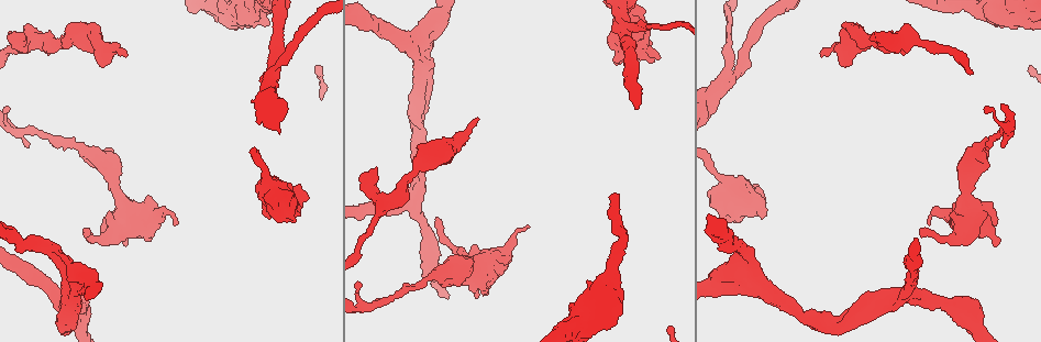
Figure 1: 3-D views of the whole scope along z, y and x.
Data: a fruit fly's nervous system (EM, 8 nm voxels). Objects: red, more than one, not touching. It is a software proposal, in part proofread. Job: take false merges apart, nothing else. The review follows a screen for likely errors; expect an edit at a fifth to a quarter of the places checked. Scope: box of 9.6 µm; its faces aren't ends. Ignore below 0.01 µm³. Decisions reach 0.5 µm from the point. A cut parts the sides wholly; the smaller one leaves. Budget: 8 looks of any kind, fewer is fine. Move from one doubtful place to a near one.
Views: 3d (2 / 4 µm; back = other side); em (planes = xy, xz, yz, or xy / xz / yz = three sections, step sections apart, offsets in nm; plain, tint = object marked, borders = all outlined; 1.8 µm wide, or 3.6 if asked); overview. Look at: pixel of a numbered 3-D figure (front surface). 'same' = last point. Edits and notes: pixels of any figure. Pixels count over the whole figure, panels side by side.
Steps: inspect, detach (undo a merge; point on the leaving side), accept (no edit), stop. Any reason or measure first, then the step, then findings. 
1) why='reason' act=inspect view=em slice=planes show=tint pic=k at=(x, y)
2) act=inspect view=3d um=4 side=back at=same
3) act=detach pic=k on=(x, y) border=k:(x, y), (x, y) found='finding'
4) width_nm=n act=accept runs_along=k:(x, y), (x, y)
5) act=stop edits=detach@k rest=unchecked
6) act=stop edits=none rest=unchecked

why='a fork' act=inspect view=3d um=2 side=back pic=1 at=(444, 150)

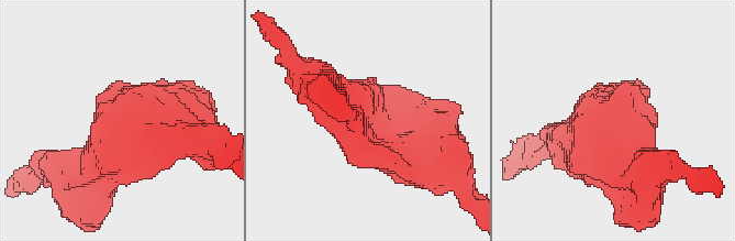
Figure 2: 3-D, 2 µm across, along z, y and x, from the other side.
act=inspect view=em slice=planes show=borders pic=2 at=(127, 116)

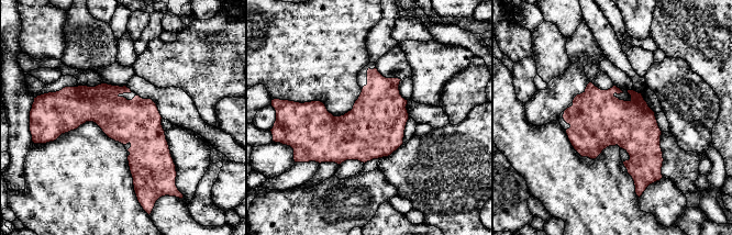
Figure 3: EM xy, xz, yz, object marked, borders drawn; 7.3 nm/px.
width_nm=360 act=accept found='continuous, no second cell'

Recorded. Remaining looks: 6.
why='thick turns thin' act=inspect view=3d um=4 pic=1 at=(909, 39)

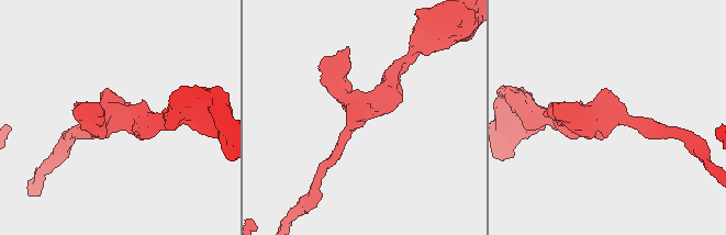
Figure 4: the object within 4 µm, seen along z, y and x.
arms=3 arm_widths_nm=200,320,380 why='now the EM' act=inspect view=em slice=xz step=4 show=tint pic=4 at=(361, 109)

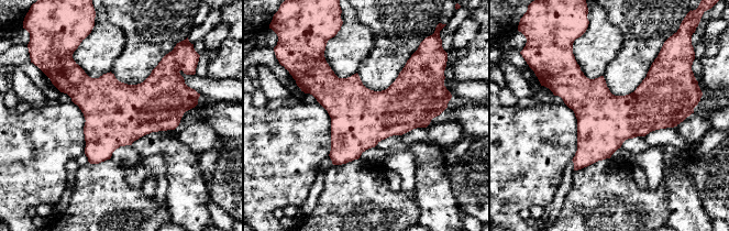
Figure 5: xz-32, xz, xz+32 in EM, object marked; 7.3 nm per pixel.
why='cut it another way' act=inspect view=em slice=planes show=tint at=same

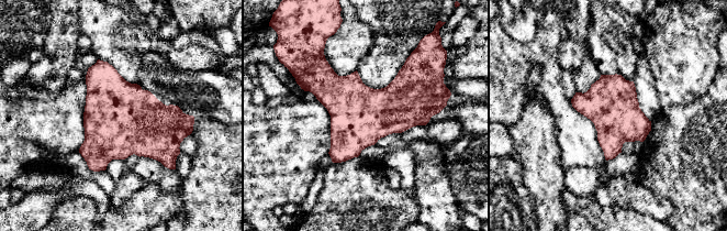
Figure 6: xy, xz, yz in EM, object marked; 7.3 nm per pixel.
act=accept found='continuous, no second cell'

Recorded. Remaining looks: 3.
why='three-way junction' act=inspect view=3d um=2 pic=1 at=(625, 36)

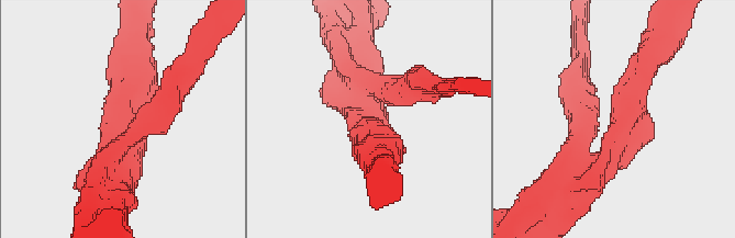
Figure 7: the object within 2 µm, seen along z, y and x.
arms=3 arm_widths_nm=220,260,360 why='shape alone is not enough' act=inspect view=em slice=yz step=16 show=tint pic=7 at=(610, 148)

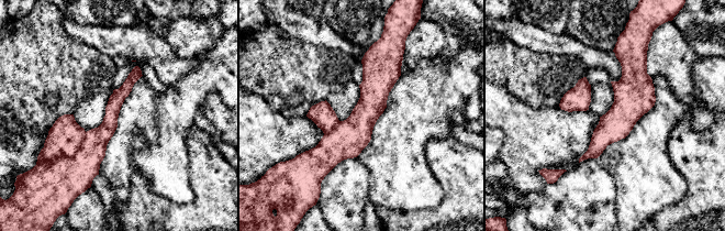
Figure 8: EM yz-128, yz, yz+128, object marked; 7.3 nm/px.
act=inspect view=em slice=planes show=tint at=same

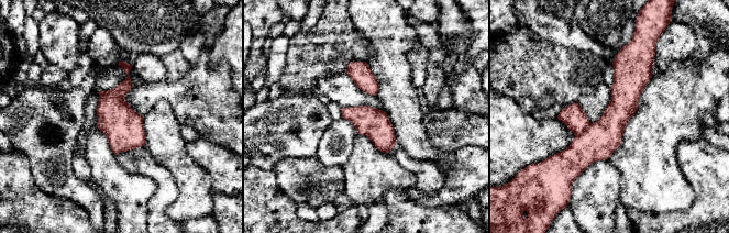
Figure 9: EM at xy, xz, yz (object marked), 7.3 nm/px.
act=detach pic=9 on=(573, 115) border=9:(589, 122), (575, 136) found='a second cell is stuck on'

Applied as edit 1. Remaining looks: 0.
act=stop edits=detach@9 rest=unchecked

